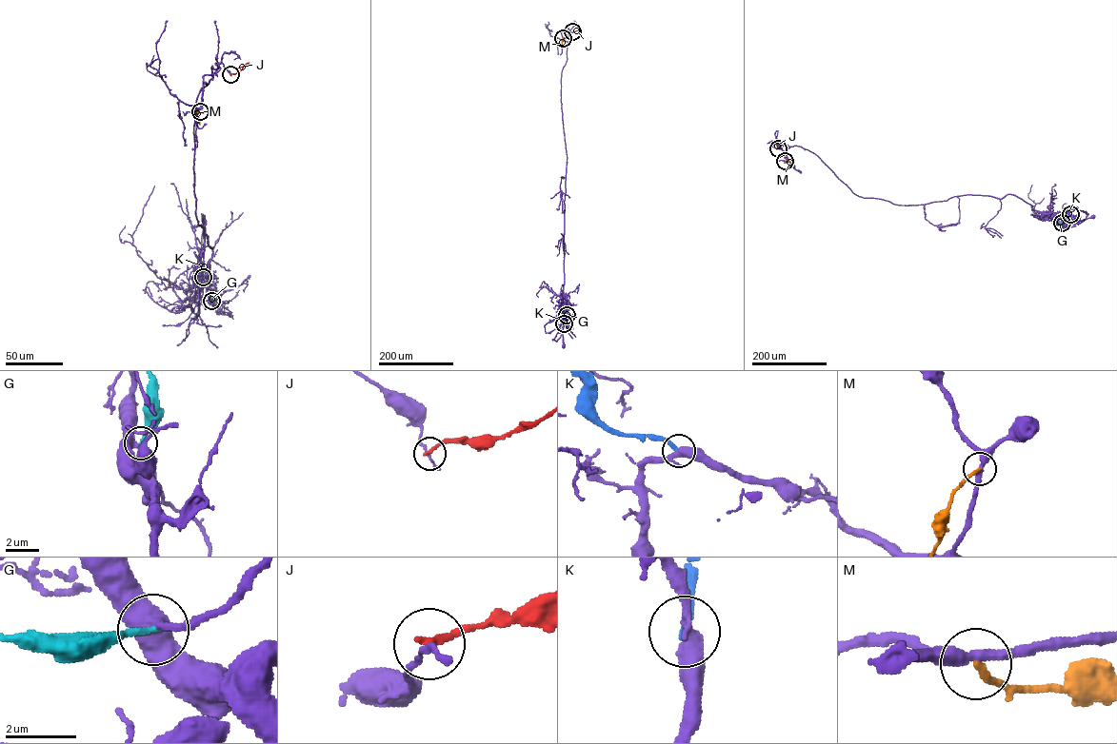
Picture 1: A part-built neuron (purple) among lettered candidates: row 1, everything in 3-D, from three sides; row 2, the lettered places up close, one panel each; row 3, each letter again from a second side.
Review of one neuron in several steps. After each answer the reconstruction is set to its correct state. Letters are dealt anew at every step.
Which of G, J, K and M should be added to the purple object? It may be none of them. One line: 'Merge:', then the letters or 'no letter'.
Merge: no letter

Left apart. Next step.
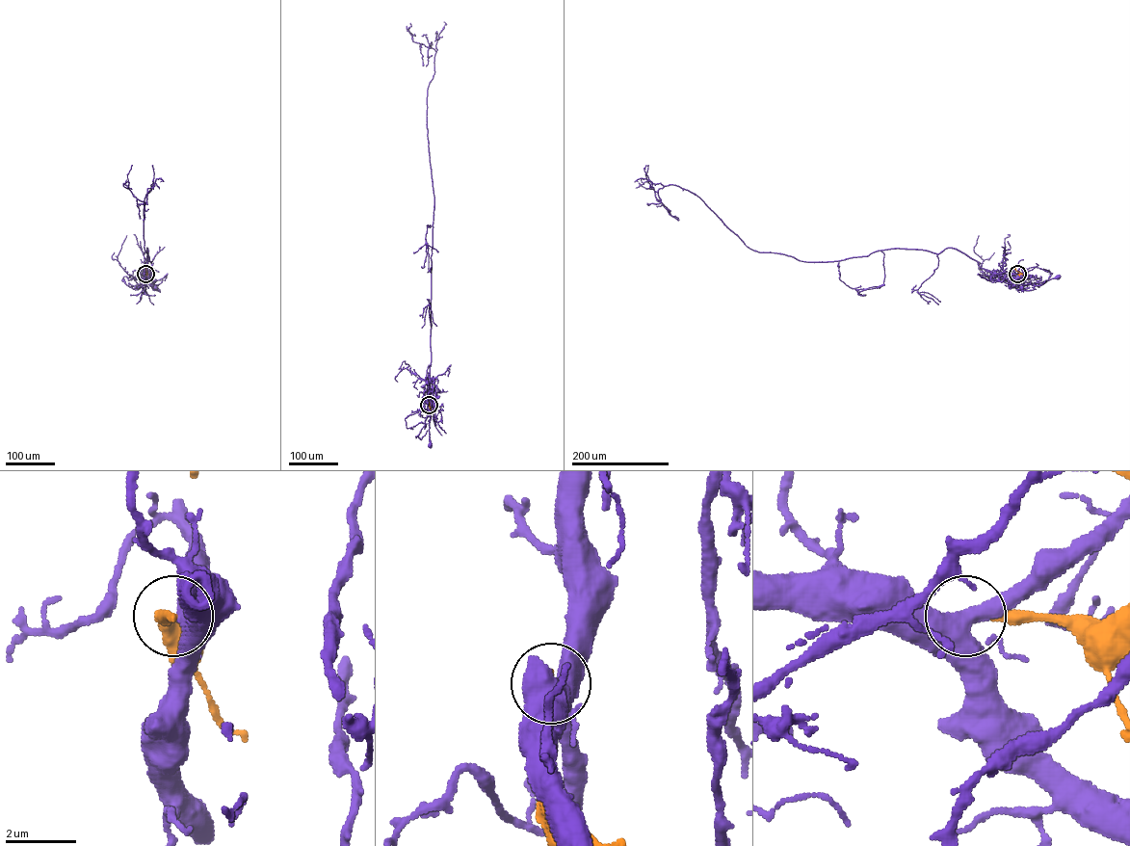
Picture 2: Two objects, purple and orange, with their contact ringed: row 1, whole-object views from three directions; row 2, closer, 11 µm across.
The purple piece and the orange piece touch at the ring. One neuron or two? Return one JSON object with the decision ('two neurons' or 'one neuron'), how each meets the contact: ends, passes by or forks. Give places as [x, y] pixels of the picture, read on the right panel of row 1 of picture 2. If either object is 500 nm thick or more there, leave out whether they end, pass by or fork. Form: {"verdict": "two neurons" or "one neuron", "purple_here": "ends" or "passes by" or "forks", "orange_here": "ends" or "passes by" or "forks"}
{"verdict": "two neurons", "purple_here": "forks", "orange_here": "ends"}

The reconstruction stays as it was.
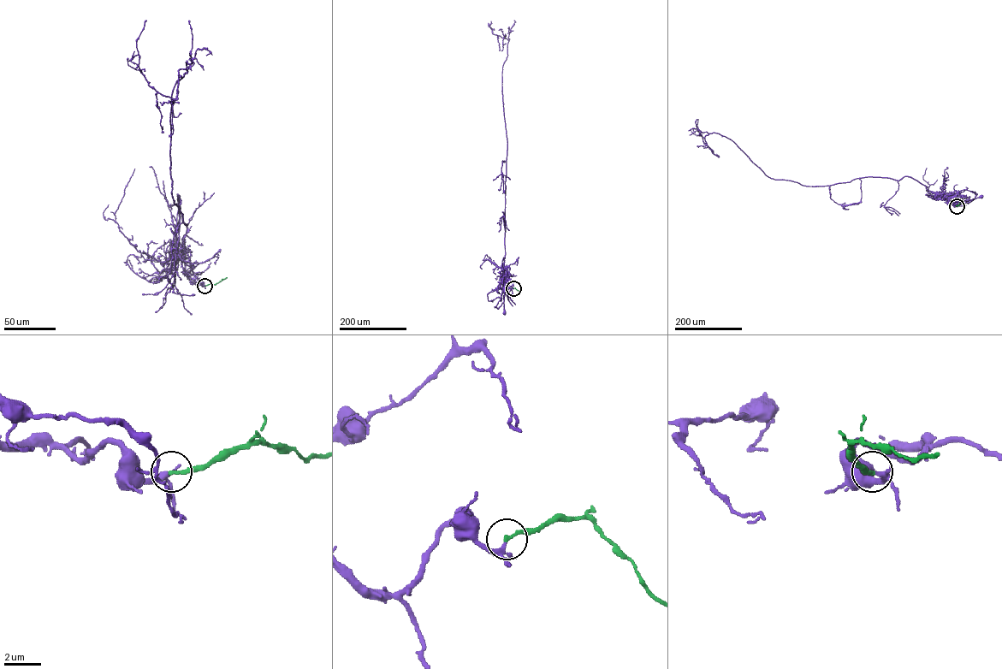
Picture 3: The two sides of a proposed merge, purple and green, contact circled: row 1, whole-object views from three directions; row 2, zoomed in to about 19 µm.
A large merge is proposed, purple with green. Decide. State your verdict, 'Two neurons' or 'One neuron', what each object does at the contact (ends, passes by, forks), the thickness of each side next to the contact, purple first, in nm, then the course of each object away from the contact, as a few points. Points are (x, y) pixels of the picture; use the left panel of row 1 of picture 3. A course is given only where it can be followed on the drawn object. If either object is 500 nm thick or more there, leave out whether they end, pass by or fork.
One neuron. At the ring purple passes by. At the ring green ends. Thickness 240 nm (purple) against 220 nm. Course of purple: (204, 286), (192, 283), (186, 275), (182, 245), (178, 252), (176, 248), (175, 270), (176, 255). Course of green: (204, 286), (216, 284), (227, 277)

